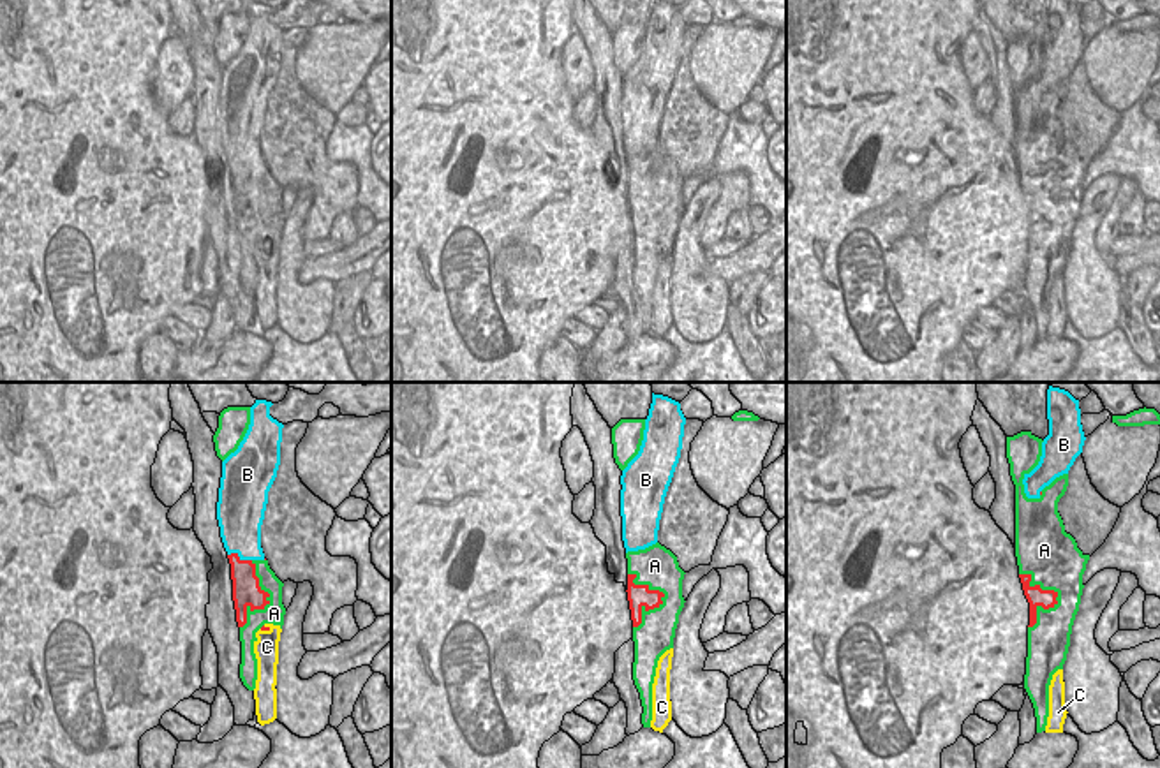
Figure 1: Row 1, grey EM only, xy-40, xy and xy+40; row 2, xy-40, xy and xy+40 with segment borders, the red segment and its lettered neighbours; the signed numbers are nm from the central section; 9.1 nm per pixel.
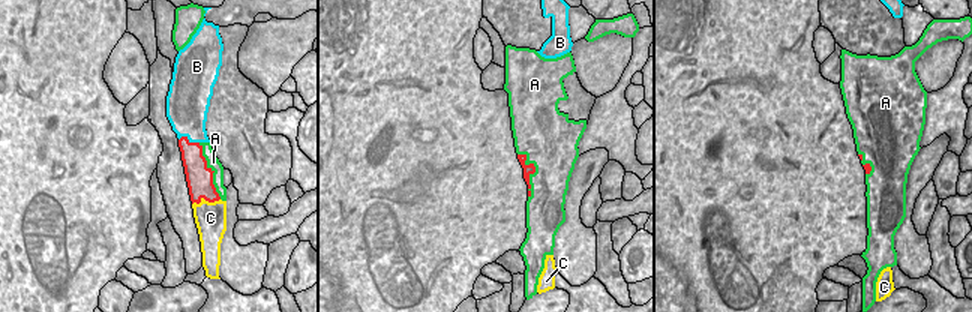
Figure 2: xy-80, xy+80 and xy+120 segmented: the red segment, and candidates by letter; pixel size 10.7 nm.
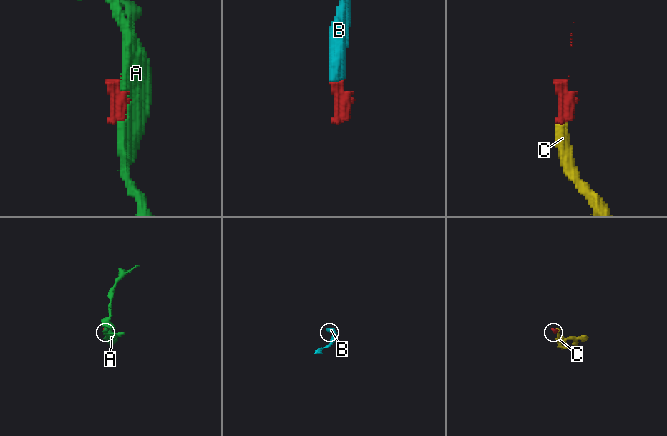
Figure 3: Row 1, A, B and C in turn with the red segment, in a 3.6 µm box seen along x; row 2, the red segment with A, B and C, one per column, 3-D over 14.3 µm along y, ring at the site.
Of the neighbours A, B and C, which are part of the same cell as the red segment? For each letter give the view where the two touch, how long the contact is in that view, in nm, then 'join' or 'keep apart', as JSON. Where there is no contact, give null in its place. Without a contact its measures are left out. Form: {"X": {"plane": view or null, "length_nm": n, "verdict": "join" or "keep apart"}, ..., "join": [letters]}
{"A": {"plane": "xy", "length_nm": 500, "verdict": "keep apart"}, "B": {"plane": "xy-40", "length_nm": 240, "verdict": "join"}, "C": {"plane": "xy-40", "length_nm": 110, "verdict": "join"}, "join": ["B", "C"]}

